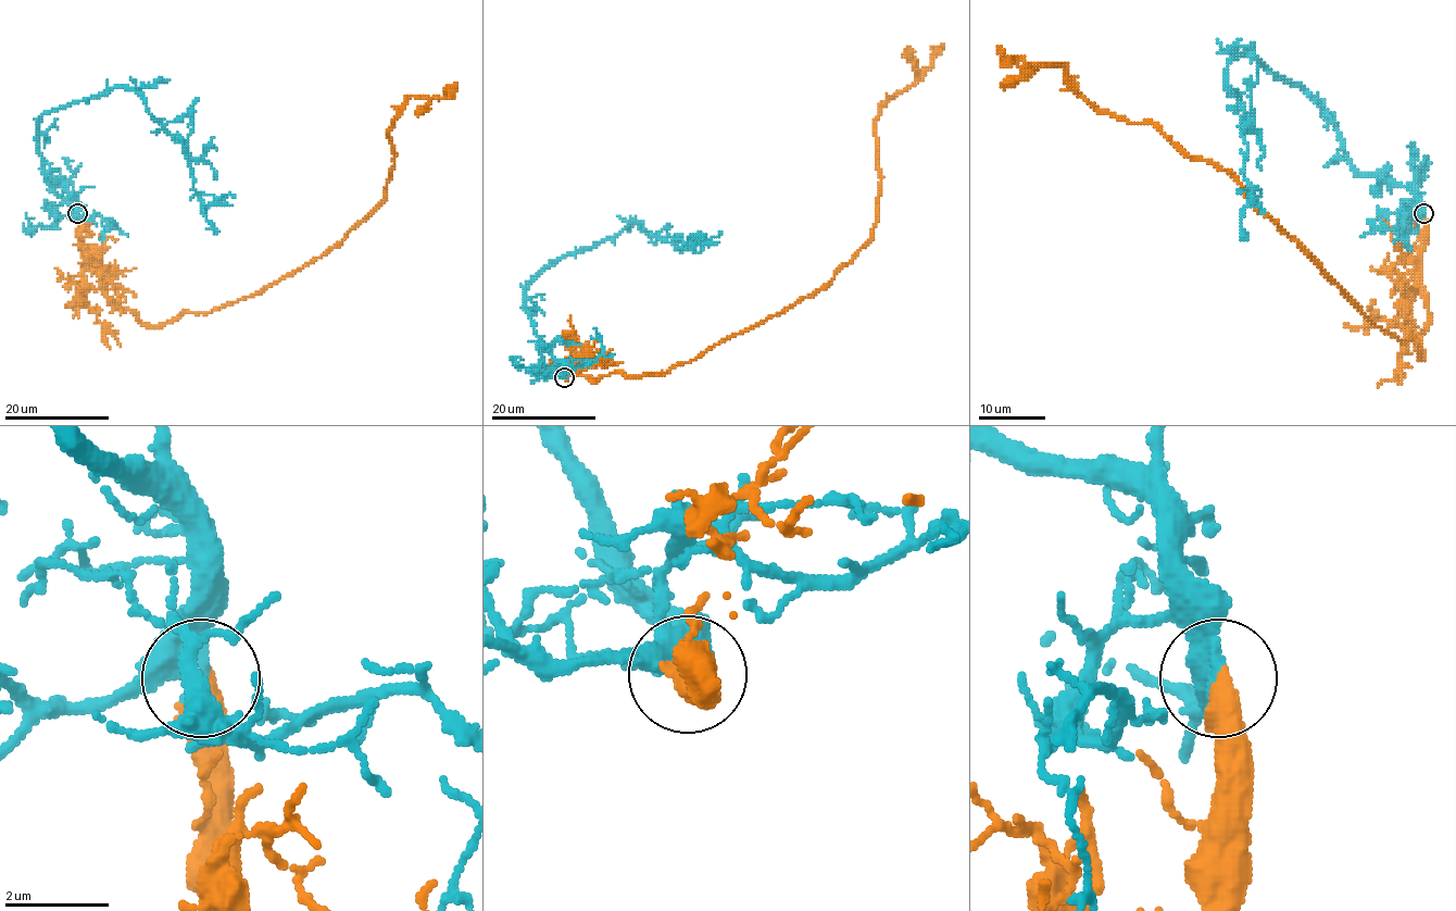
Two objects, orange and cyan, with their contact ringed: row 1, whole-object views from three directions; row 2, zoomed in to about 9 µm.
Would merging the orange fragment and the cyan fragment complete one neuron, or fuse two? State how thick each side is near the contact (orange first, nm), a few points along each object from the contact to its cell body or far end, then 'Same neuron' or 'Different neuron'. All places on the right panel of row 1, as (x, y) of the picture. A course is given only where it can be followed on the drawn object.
Thickness 420 nm (orange) against 300 nm. Course of orange: (1423, 214), (1421, 356), (1225, 171), (1152, 122), (1093, 107), (1059, 63), (998, 47). Course of cyan: (1423, 214), (1414, 190), (1362, 174), (1302, 87), (1242, 52), (1225, 87), (1245, 110), (1245, 239). Same neuron

